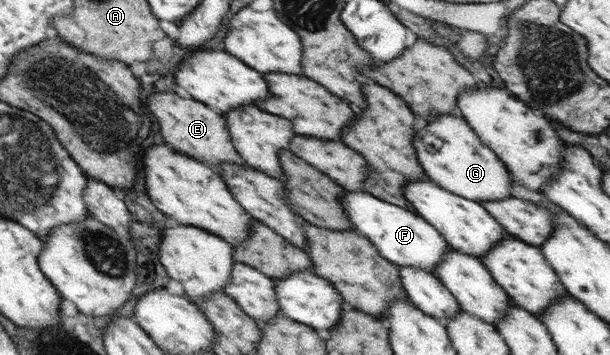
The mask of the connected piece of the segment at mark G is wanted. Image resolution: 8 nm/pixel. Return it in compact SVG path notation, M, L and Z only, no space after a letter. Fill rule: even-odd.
M458 114L437 115L436 119L416 130L412 143L425 174L441 188L477 202L511 197L510 172L505 163L481 142L477 133ZM427 132L437 138L433 144L423 143L423 136Z

